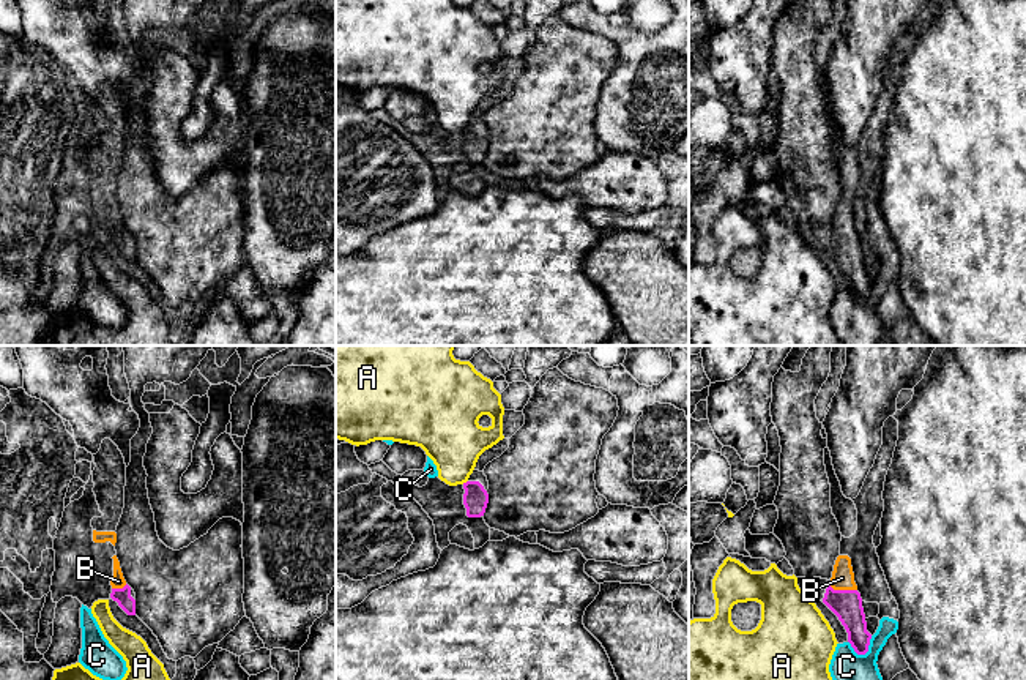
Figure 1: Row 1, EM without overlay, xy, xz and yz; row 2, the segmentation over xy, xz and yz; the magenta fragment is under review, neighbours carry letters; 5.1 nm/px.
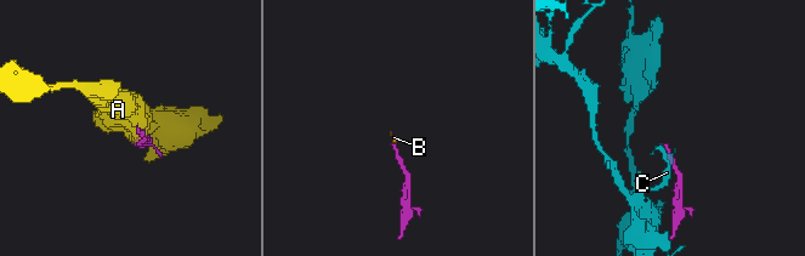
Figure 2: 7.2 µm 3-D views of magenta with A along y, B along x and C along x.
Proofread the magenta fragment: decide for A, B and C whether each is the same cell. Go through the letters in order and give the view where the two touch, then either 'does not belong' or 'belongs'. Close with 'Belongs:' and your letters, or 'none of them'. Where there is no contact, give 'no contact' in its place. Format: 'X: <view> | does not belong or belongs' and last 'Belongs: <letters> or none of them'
A: xz | does not belong
B: yz | belongs
C: yz | does not belong
Belongs: B

